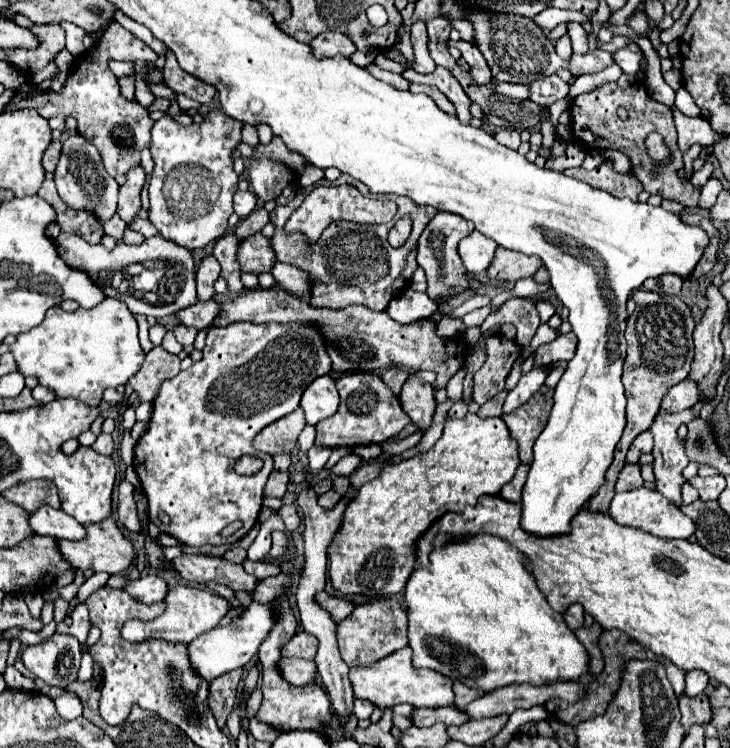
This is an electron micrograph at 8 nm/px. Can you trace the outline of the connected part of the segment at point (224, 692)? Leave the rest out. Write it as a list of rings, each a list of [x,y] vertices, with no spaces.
[[[242,668],[237,672],[226,672],[226,676],[218,676],[218,680],[210,682],[210,690],[208,690],[208,706],[218,722],[220,728],[226,726],[226,718],[232,712],[234,700],[236,700],[236,688],[238,688],[238,680],[244,674]]]

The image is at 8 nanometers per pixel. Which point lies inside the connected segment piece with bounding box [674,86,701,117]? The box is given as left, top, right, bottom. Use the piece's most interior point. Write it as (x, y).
(684, 102)

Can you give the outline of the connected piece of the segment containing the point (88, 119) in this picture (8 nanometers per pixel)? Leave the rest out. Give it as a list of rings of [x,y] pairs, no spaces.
[[[118,22],[110,24],[102,38],[88,52],[74,58],[74,64],[70,68],[70,72],[74,74],[70,74],[68,82],[58,92],[50,88],[42,90],[40,84],[34,82],[24,82],[18,88],[18,94],[22,94],[24,100],[36,98],[40,94],[48,96],[48,102],[38,108],[38,114],[42,118],[50,118],[54,114],[72,116],[78,122],[78,134],[82,134],[98,148],[104,168],[112,178],[126,174],[134,164],[140,164],[140,150],[150,144],[150,128],[154,124],[146,108],[142,108],[138,102],[126,102],[120,96],[118,80],[108,68],[108,62],[114,60],[114,40],[120,38],[128,38],[128,30],[124,30]]]

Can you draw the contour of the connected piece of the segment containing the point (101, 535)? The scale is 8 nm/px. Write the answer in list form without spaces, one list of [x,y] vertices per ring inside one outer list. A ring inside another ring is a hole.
[[[108,516],[100,524],[86,524],[84,530],[86,530],[86,536],[82,540],[56,540],[60,554],[66,562],[70,562],[78,570],[92,568],[94,572],[108,572],[108,574],[120,574],[132,566],[134,562],[132,542],[116,526],[116,520],[112,516]]]

